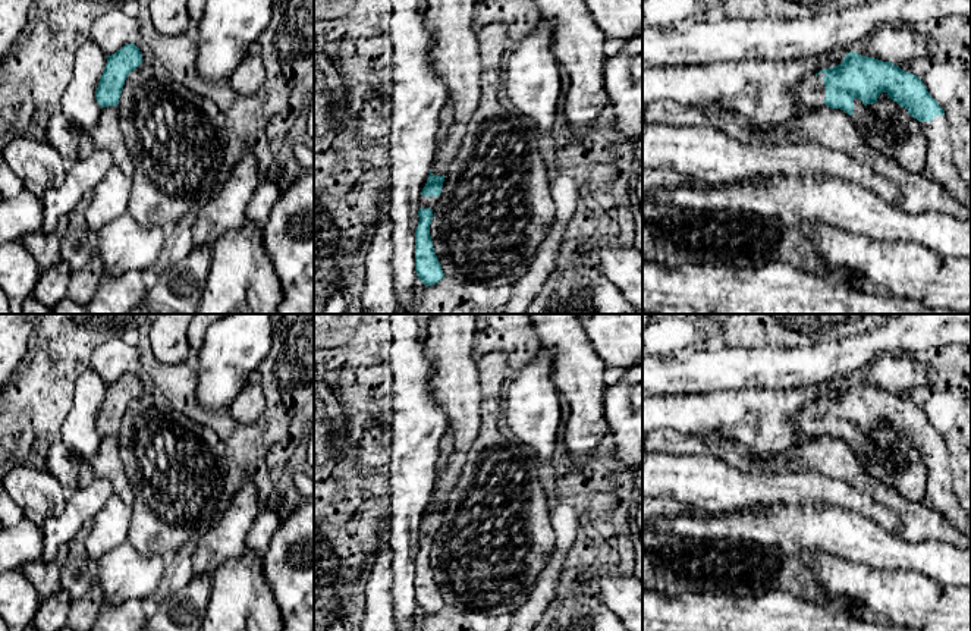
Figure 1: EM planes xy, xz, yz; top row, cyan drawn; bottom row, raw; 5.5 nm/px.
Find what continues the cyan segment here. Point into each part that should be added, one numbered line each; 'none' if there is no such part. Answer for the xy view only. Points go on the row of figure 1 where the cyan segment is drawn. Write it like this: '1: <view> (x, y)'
none

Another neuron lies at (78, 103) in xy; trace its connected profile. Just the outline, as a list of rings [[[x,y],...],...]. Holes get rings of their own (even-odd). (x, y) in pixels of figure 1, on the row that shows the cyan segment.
[[[94,40],[85,41],[75,54],[75,69],[62,95],[60,112],[82,132],[95,126],[101,114],[95,91],[106,63],[107,54]]]

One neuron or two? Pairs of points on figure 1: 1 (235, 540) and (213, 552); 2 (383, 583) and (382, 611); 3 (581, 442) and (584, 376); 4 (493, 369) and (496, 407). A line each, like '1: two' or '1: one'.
1: one
2: one
3: one
4: one

